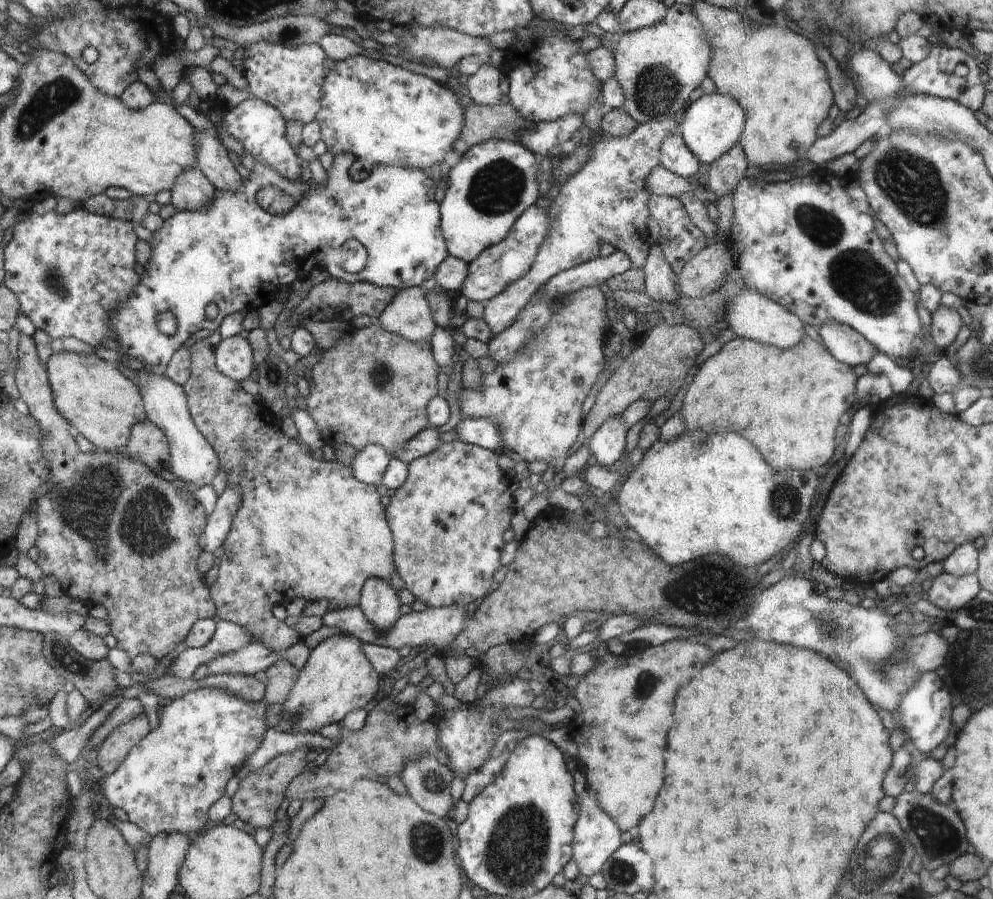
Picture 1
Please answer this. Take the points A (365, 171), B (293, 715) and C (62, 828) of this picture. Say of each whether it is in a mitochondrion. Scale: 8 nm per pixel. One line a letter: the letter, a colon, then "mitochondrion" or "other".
A: other
B: mitochondrion
C: other

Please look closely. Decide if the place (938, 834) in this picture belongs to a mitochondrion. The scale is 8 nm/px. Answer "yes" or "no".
yes

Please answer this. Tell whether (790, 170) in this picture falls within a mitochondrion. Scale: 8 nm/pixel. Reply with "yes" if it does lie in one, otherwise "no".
no

